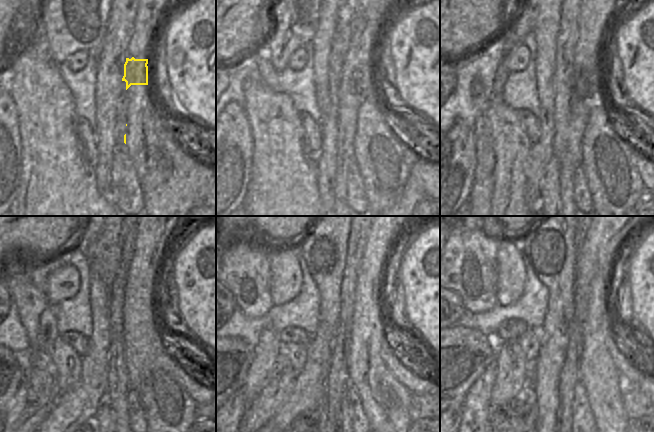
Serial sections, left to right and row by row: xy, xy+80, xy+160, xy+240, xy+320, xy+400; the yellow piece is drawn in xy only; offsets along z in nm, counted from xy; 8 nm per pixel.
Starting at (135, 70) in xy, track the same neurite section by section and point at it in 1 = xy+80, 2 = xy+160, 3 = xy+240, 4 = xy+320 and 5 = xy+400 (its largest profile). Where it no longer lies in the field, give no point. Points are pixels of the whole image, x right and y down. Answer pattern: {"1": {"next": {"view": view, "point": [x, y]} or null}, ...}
{"1": {"next": {"view": "xy+80", "point": [359, 73]}}, "2": {"next": {"view": "xy+160", "point": [596, 12]}}, "3": {"next": {"view": "xy+240", "point": [140, 326]}}, "4": {"next": {"view": "xy+320", "point": [365, 366]}}, "5": {"next": {"view": "xy+400", "point": [604, 386]}}}

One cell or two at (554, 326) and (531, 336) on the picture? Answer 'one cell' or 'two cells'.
two cells

